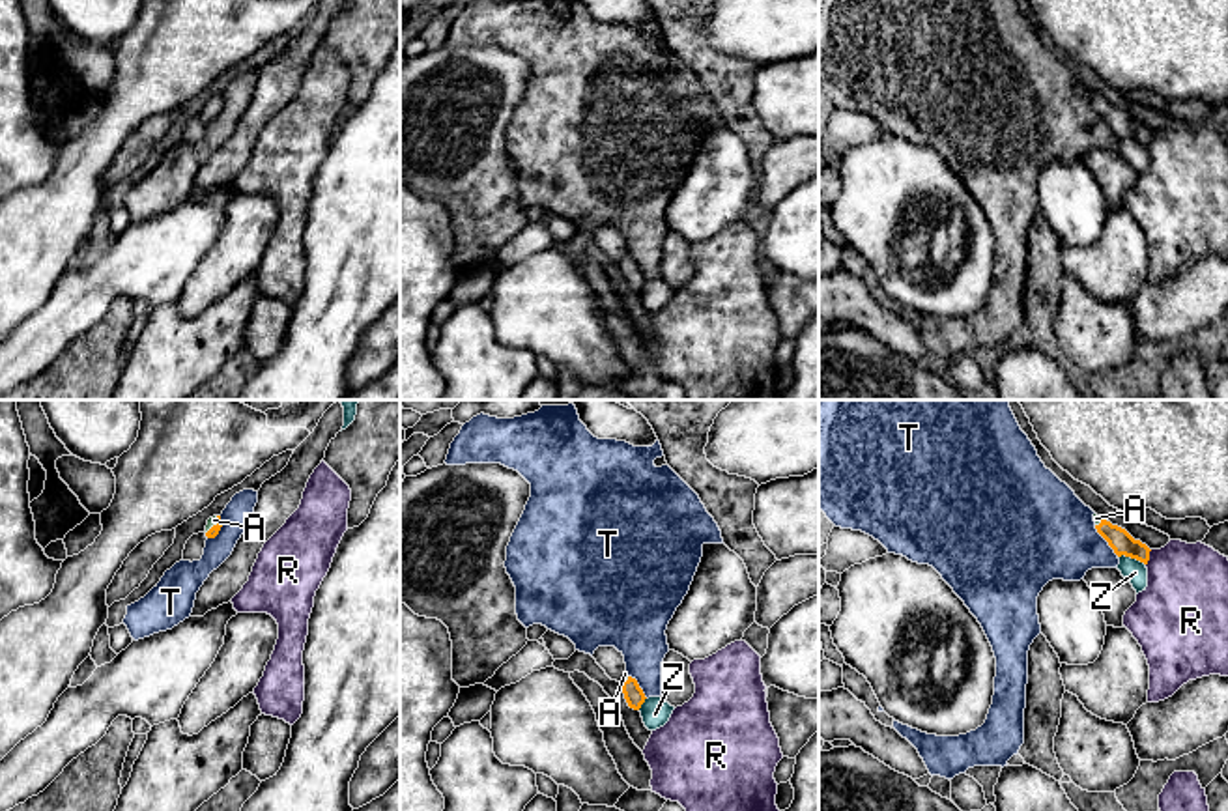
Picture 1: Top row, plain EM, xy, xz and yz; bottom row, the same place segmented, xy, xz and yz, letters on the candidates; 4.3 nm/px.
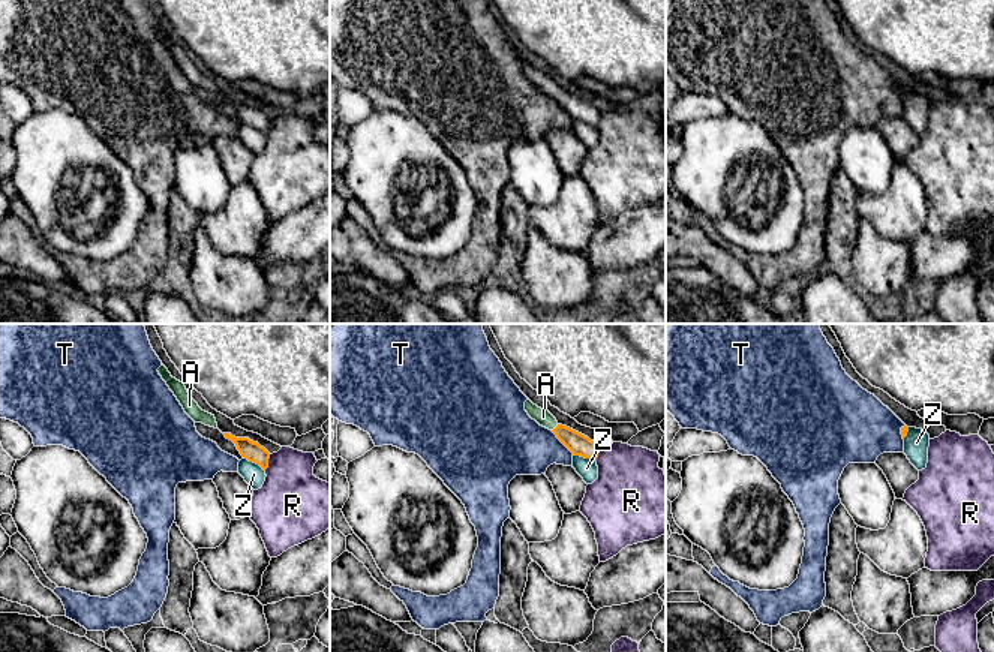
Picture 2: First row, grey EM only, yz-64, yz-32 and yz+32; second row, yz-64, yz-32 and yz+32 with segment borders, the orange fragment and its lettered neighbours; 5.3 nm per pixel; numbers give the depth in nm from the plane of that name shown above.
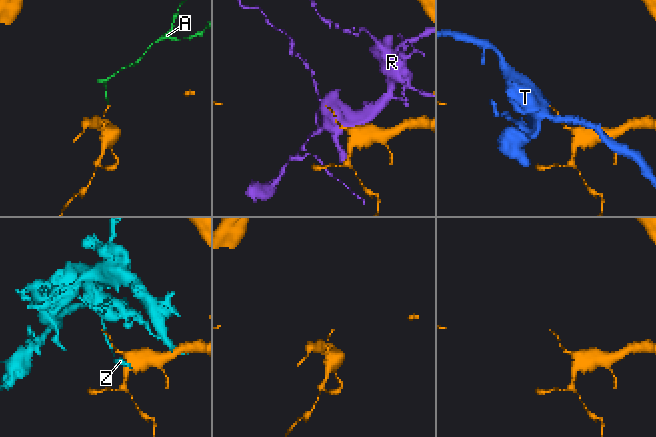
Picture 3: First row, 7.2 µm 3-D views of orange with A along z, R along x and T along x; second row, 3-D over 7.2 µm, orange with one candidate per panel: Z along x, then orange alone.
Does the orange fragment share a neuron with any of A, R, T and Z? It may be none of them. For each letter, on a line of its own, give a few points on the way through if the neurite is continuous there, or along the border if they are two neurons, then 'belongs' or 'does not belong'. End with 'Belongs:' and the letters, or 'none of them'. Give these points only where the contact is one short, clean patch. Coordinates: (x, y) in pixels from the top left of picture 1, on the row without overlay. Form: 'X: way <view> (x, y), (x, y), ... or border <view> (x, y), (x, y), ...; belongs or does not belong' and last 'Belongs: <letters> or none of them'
A: way xy (214, 113), (214, 107), (214, 101); belongs
R: does not belong
T: border yz (1094, 107), (1118, 137); does not belong
Z: does not belong
Belongs: A

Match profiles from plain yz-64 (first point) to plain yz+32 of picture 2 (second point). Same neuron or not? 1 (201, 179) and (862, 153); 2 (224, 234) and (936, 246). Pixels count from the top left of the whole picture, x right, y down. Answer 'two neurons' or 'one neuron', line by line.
1: one neuron
2: two neurons

